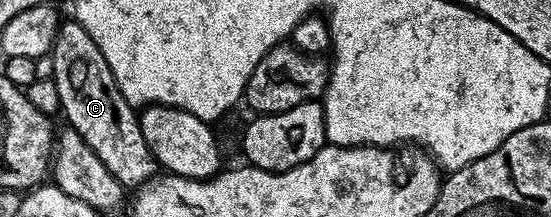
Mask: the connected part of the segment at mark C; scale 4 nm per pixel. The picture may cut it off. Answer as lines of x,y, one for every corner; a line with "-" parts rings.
75,18
69,20
62,19
57,26
57,32
53,35
54,74
52,76
55,86
59,86
59,102
61,103
61,112
66,116
68,127
74,128
99,154
103,166
115,174
115,178
121,183
121,187
126,190
136,190
142,184
147,183
158,175
159,165
157,159
153,157
152,150
147,146
143,138
141,121
134,105
127,102
127,98
119,90
115,82
115,74
111,74
111,66
107,66
107,58
99,54
99,46
95,46
95,41
91,39
91,34
83,30
83,26

